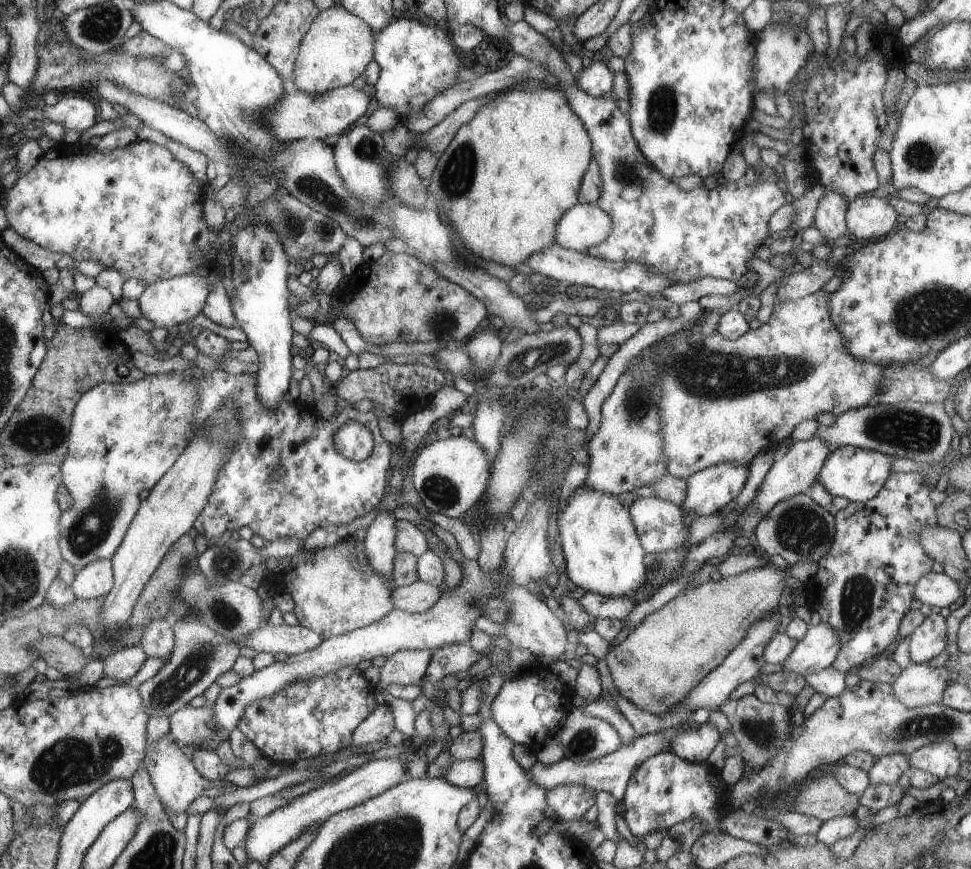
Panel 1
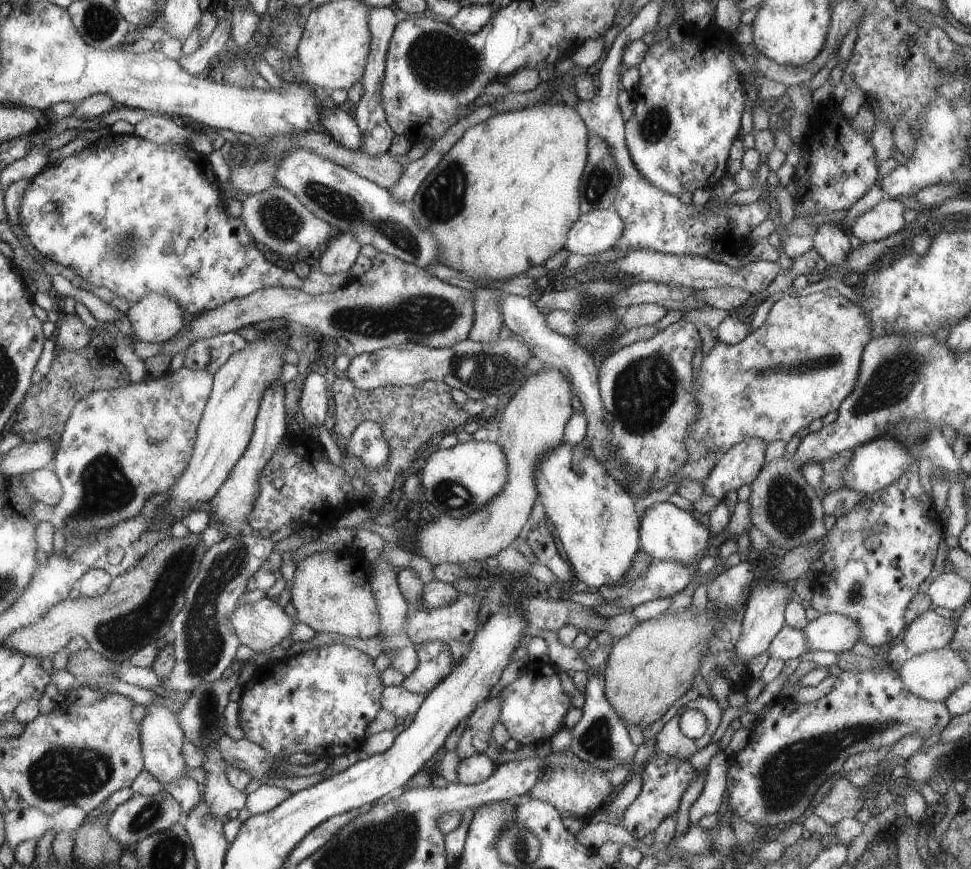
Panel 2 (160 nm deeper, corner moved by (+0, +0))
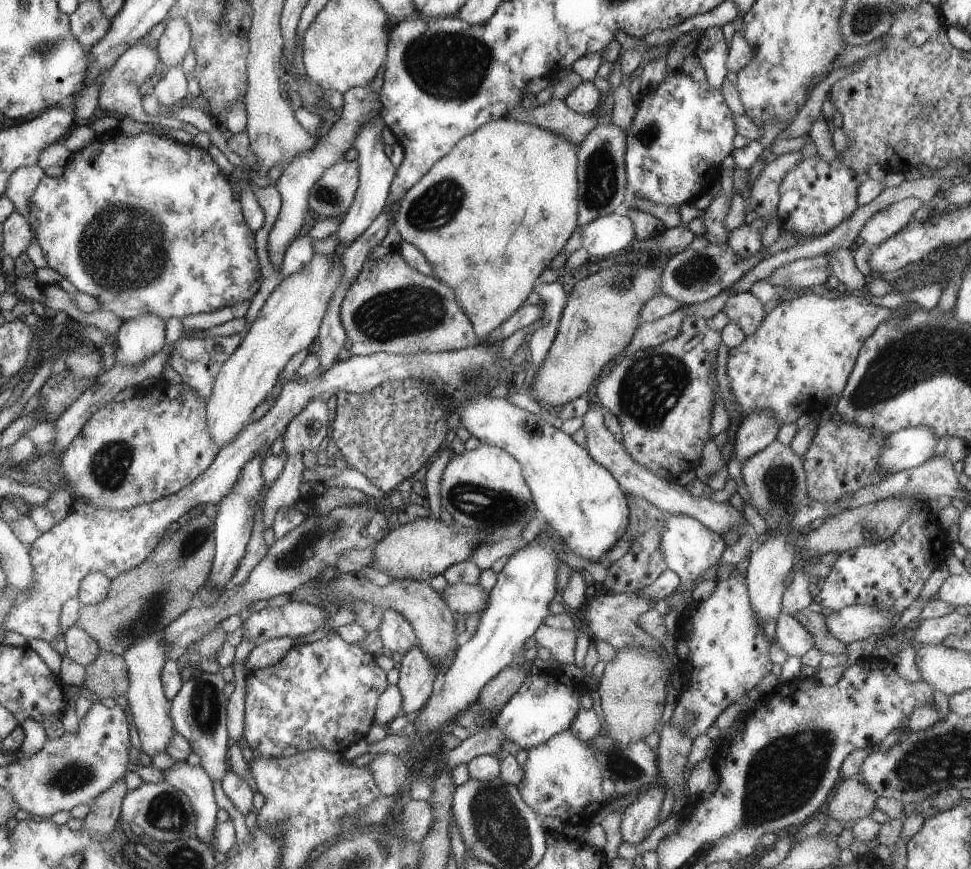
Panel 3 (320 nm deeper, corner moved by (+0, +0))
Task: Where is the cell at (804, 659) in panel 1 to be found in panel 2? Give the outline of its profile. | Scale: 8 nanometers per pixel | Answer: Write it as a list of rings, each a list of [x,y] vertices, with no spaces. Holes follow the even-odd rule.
[[[824,613],[804,628],[809,650],[850,651],[861,638],[856,619],[840,613]]]

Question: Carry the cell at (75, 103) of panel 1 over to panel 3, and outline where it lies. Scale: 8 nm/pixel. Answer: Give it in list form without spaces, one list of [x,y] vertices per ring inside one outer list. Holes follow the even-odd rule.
[[[150,32],[138,39],[130,48],[126,49],[123,55],[119,56],[113,67],[110,67],[110,73],[106,76],[99,94],[99,107],[101,109],[134,118],[139,123],[155,121],[155,118],[144,111],[142,107],[142,97],[160,69],[157,47],[151,47],[148,44],[149,34]]]

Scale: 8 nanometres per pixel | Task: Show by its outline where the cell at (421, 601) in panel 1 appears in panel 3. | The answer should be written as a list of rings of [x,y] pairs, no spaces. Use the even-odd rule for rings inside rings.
[[[479,583],[473,585],[449,584],[441,595],[450,610],[456,610],[462,616],[482,615],[489,603],[489,593]]]

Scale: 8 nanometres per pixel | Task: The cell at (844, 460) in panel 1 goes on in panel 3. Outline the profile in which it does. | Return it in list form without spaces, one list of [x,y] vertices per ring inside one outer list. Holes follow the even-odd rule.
[[[926,425],[900,429],[886,437],[879,463],[890,474],[920,466],[932,458],[938,440]]]

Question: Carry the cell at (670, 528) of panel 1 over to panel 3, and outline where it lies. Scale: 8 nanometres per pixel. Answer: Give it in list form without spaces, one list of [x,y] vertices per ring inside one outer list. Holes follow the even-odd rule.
[[[667,514],[661,533],[661,549],[667,568],[673,570],[682,581],[696,580],[710,566],[720,565],[726,547],[725,537],[715,533],[701,521],[689,516]]]

